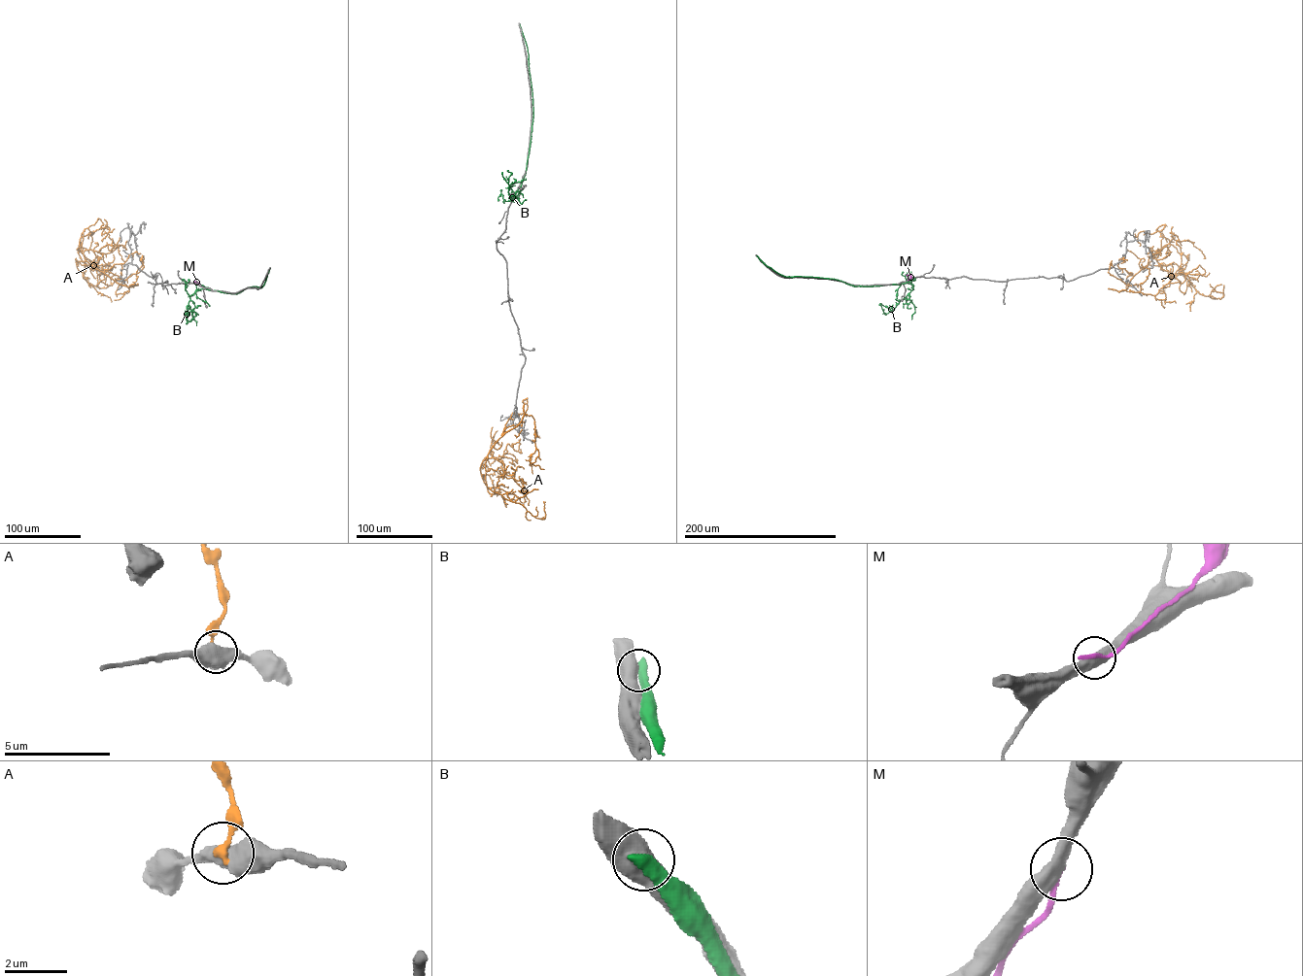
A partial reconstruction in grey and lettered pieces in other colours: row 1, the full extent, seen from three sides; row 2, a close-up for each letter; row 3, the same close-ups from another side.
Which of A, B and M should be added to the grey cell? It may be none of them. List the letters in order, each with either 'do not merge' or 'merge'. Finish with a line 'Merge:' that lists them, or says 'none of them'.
A: do not merge
B: do not merge
M: do not merge
Merge: none of them

